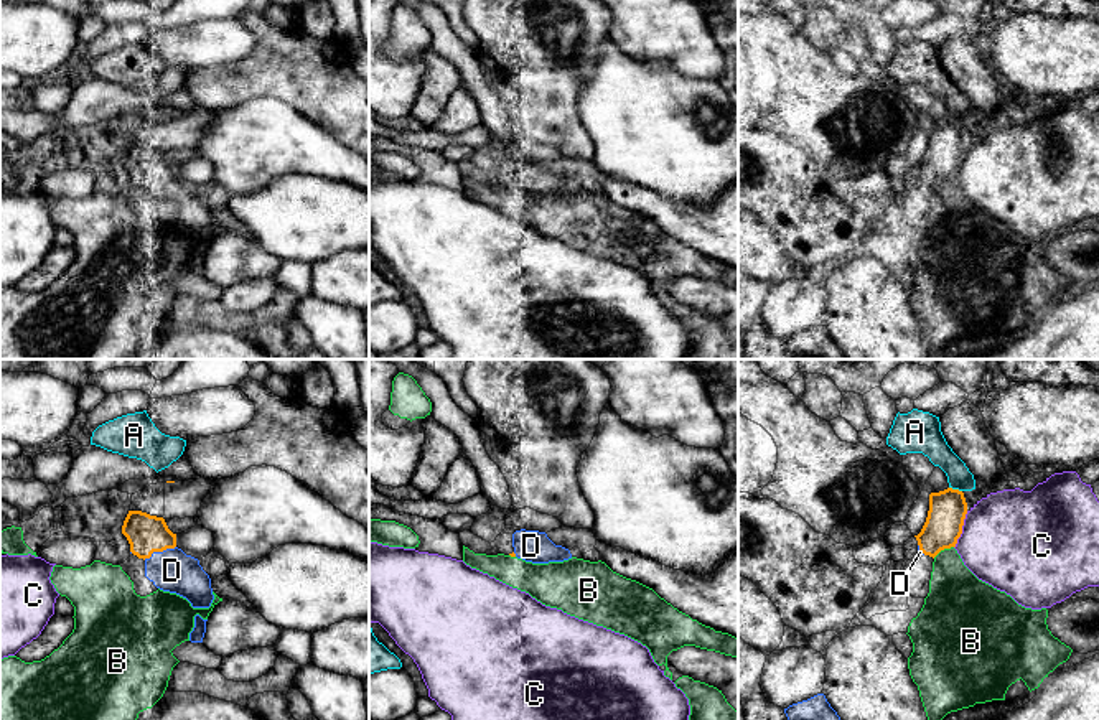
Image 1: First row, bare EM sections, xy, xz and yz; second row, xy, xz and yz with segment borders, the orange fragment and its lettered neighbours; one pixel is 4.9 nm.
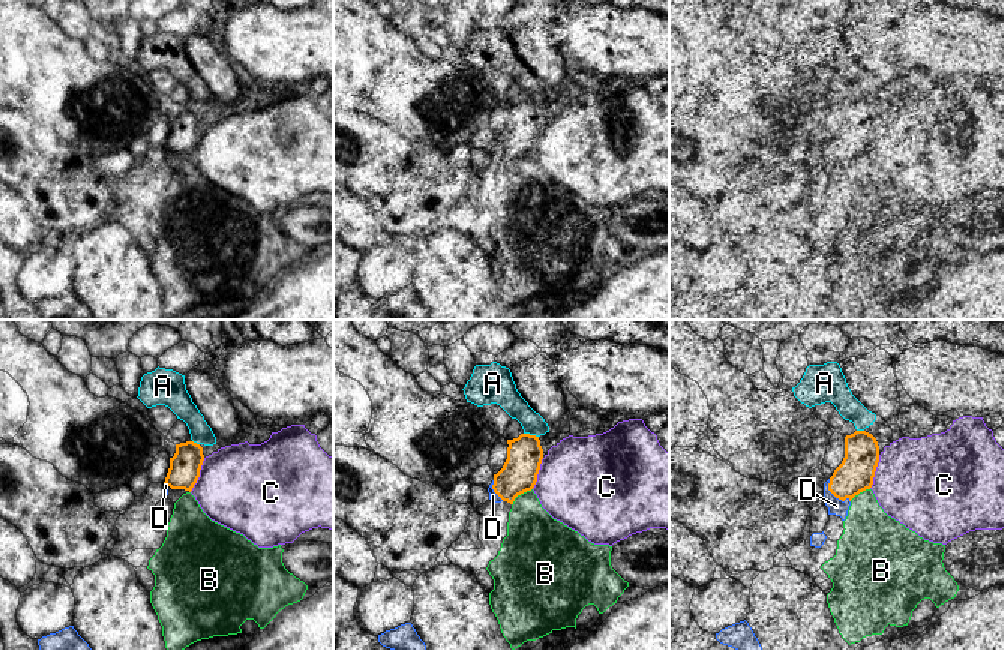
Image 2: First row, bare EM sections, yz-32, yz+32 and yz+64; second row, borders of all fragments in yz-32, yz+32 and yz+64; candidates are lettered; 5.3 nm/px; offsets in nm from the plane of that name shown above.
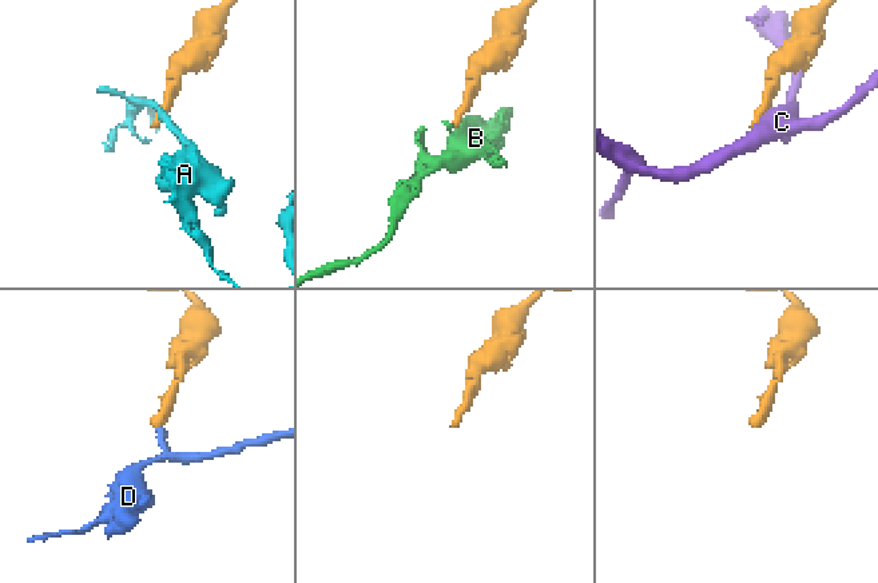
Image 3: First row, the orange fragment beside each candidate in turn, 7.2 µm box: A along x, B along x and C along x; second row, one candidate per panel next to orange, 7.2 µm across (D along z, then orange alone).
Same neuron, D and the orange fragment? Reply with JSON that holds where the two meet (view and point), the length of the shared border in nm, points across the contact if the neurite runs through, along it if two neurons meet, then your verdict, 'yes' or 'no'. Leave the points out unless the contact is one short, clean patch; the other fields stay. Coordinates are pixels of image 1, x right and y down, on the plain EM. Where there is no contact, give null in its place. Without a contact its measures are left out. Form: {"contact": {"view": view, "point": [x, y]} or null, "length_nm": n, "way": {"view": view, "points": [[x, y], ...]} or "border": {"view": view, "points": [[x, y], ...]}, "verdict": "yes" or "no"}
{"contact": {"view": "xy", "point": [159, 182]}, "length_nm": 170, "verdict": "yes"}

